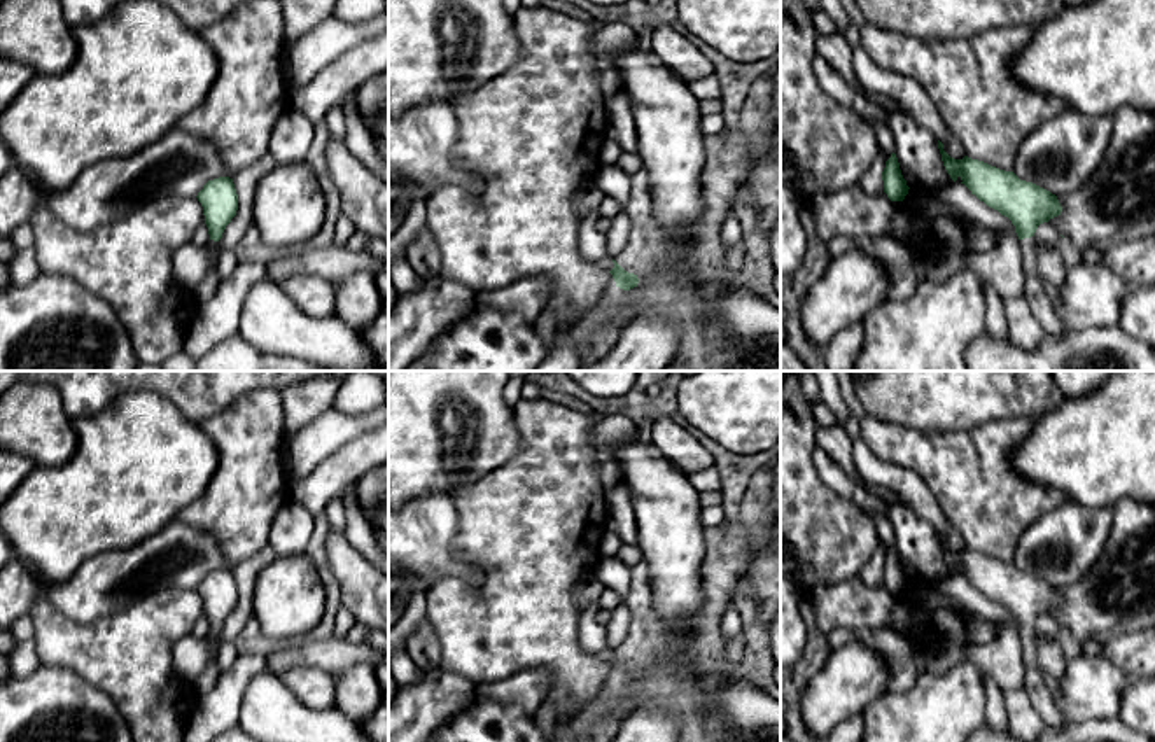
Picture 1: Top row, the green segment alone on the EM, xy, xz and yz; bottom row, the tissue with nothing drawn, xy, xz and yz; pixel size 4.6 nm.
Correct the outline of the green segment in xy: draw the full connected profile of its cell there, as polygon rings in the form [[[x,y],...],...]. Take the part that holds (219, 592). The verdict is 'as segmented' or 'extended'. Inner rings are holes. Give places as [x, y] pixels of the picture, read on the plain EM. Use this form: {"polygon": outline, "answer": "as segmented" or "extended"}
{"polygon": [[[229,569],[208,572],[196,590],[203,598],[210,632],[203,639],[182,639],[173,646],[173,668],[187,681],[194,681],[206,668],[212,656],[208,642],[219,635],[238,602],[238,586]]], "answer": "extended"}

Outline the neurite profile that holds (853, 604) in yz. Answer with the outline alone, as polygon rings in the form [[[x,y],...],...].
[[[861,574],[840,583],[817,584],[810,595],[810,609],[822,634],[849,628],[854,634],[891,628],[889,614],[896,604],[910,611],[910,630],[905,635],[922,653],[940,642],[934,612],[942,607],[966,614],[966,609],[943,595],[933,581],[912,579],[903,593],[891,593],[886,584],[870,586]]]

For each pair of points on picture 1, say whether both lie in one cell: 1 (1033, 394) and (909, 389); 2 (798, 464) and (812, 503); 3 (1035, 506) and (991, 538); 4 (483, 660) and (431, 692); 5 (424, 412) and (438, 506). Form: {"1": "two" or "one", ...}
{"1": "one", "2": "one", "3": "one", "4": "two", "5": "two"}

